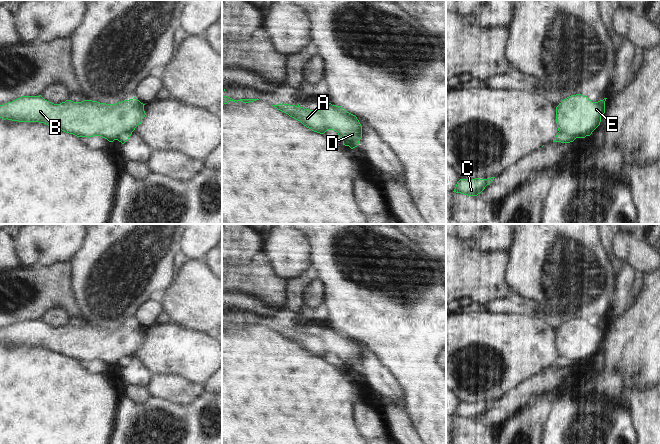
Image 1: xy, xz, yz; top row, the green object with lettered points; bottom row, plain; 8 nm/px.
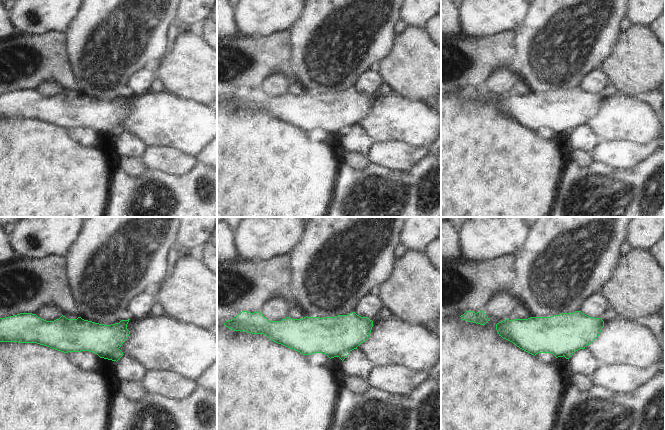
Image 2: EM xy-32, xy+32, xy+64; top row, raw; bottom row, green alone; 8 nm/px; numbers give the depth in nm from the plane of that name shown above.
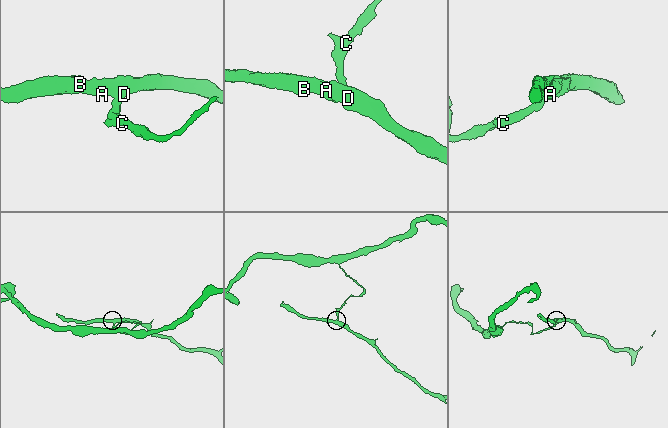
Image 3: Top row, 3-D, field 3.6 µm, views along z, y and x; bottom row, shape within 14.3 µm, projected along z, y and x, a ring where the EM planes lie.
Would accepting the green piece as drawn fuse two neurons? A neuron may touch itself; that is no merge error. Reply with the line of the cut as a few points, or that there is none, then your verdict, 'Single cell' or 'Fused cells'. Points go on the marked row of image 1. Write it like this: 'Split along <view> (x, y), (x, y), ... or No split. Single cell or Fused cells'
Split along xy (131, 131), (121, 133), (116, 139). Fused cells

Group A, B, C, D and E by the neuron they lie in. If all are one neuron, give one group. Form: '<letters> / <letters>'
A B D E / C

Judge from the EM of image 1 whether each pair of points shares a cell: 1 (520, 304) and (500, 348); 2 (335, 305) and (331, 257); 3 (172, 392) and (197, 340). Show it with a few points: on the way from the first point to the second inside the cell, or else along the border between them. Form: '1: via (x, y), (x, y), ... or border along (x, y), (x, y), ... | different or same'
1: border along (492, 313), (526, 315) | different
2: via (335, 293), (335, 269) | same
3: border along (157, 374), (182, 375), (191, 382), (202, 384) | different

